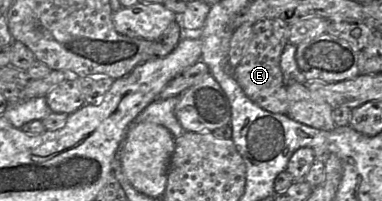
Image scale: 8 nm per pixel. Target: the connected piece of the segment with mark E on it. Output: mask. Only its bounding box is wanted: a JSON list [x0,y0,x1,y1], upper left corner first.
[232,19,289,114]

